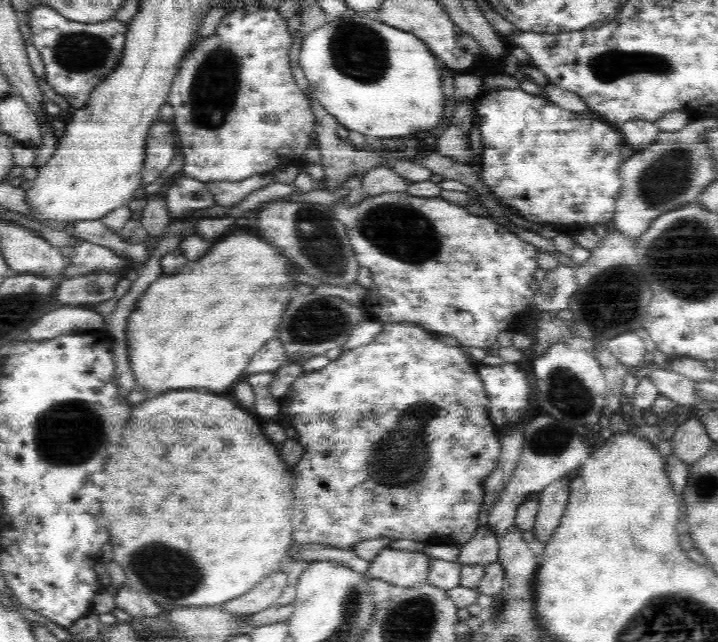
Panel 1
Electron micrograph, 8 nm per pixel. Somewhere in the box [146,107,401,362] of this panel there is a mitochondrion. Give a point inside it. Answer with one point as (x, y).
(321, 248)

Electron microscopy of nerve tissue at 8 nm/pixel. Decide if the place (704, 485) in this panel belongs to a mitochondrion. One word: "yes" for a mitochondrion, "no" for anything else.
yes

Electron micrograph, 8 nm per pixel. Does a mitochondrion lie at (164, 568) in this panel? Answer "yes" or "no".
yes

